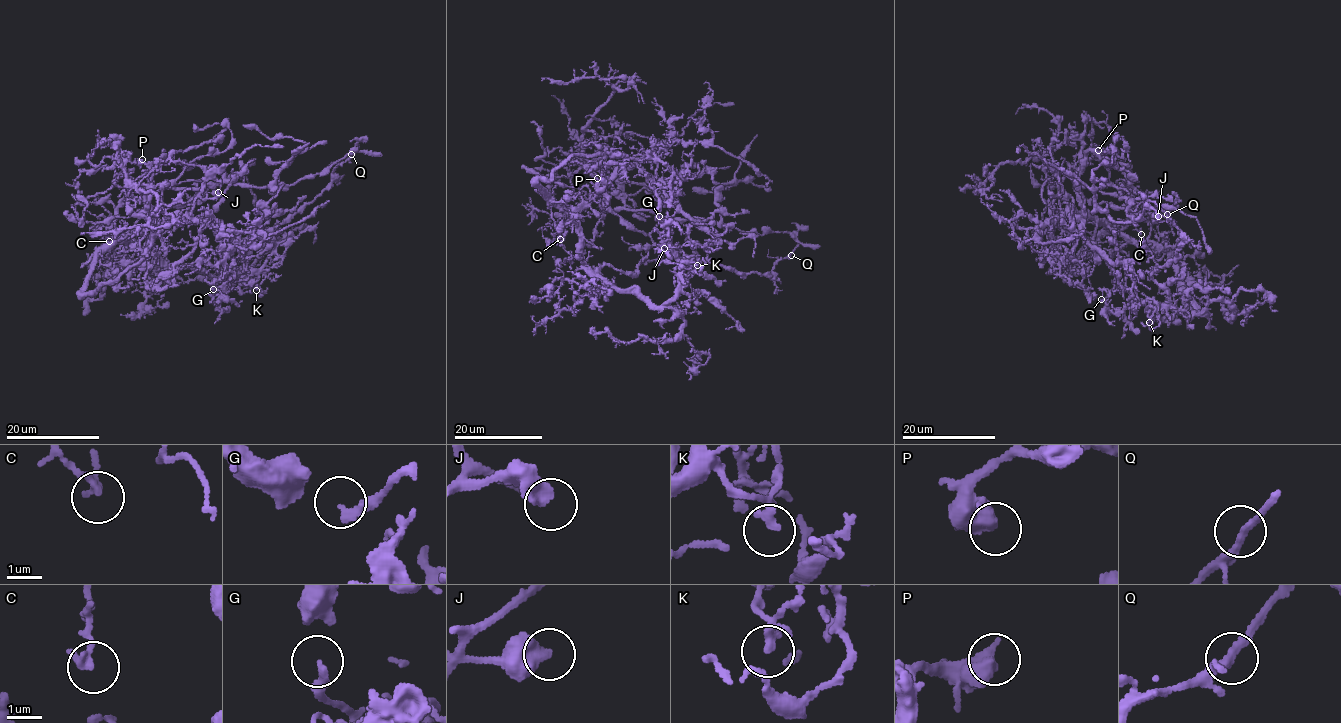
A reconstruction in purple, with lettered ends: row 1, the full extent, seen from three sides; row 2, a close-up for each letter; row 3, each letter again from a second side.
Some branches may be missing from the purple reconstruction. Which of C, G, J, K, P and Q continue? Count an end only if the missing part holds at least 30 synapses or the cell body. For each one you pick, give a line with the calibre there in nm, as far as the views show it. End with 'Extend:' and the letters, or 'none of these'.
Extend: none of these

